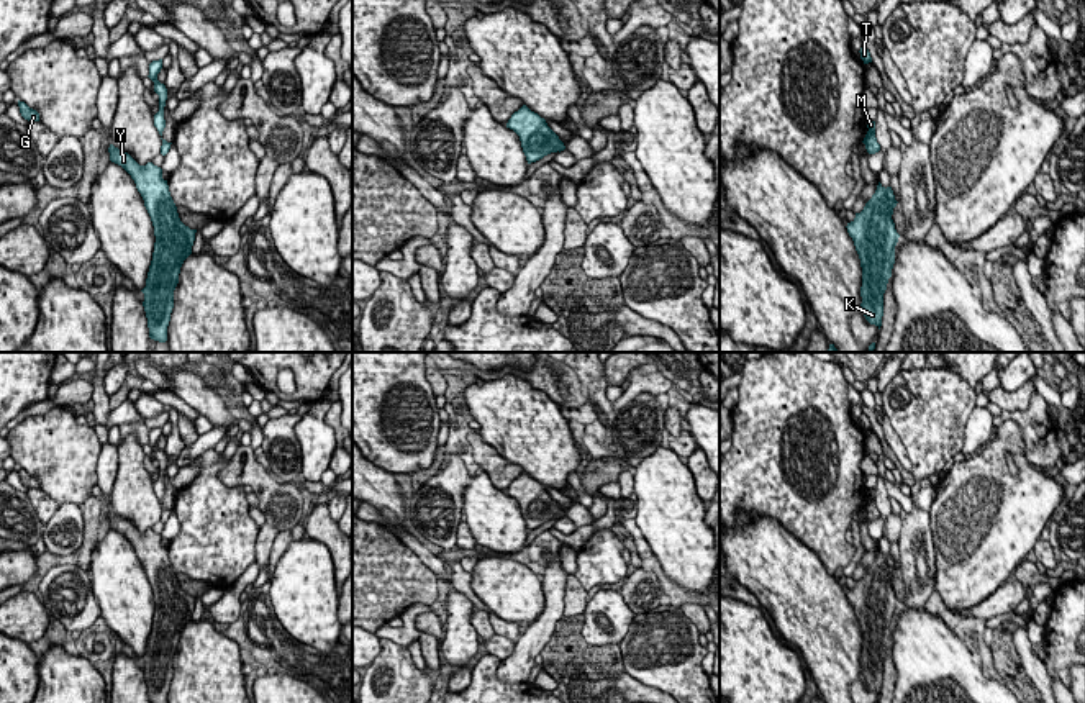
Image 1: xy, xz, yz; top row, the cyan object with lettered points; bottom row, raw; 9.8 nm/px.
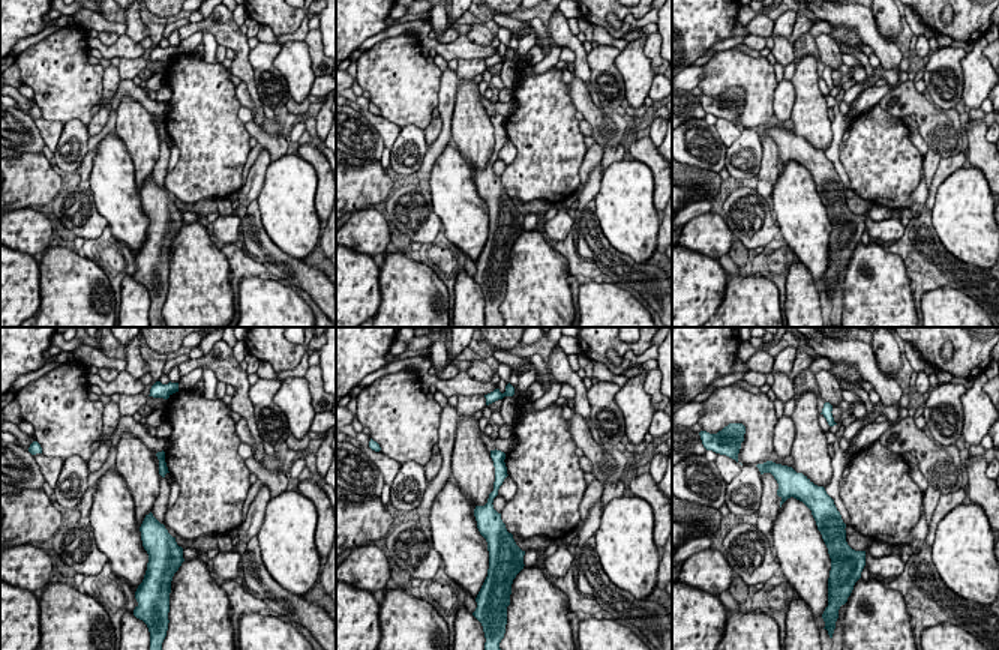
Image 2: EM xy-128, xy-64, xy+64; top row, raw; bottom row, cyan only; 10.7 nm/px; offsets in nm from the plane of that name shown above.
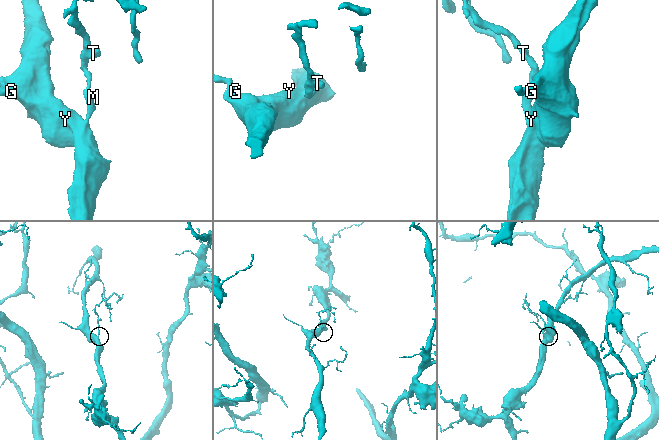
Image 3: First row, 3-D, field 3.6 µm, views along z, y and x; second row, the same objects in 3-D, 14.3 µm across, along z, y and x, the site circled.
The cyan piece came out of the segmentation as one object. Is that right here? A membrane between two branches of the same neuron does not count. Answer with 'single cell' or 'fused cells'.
single cell

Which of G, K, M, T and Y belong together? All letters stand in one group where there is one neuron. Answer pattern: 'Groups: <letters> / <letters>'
Groups: G K M T Y

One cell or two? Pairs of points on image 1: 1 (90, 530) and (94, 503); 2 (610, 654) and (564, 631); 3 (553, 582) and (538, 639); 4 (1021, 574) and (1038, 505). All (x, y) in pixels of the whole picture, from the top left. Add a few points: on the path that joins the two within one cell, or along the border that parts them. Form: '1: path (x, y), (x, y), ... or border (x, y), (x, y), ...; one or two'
1: path (90, 523), (90, 510); one
2: path (599, 654), (582, 649), (576, 643); one
3: path (553, 597), (553, 612), (544, 625); one
4: border (1025, 557), (1015, 567); two

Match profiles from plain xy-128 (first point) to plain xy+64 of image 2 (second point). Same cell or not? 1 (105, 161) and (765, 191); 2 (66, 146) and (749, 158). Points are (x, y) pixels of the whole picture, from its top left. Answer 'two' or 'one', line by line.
1: two
2: one

